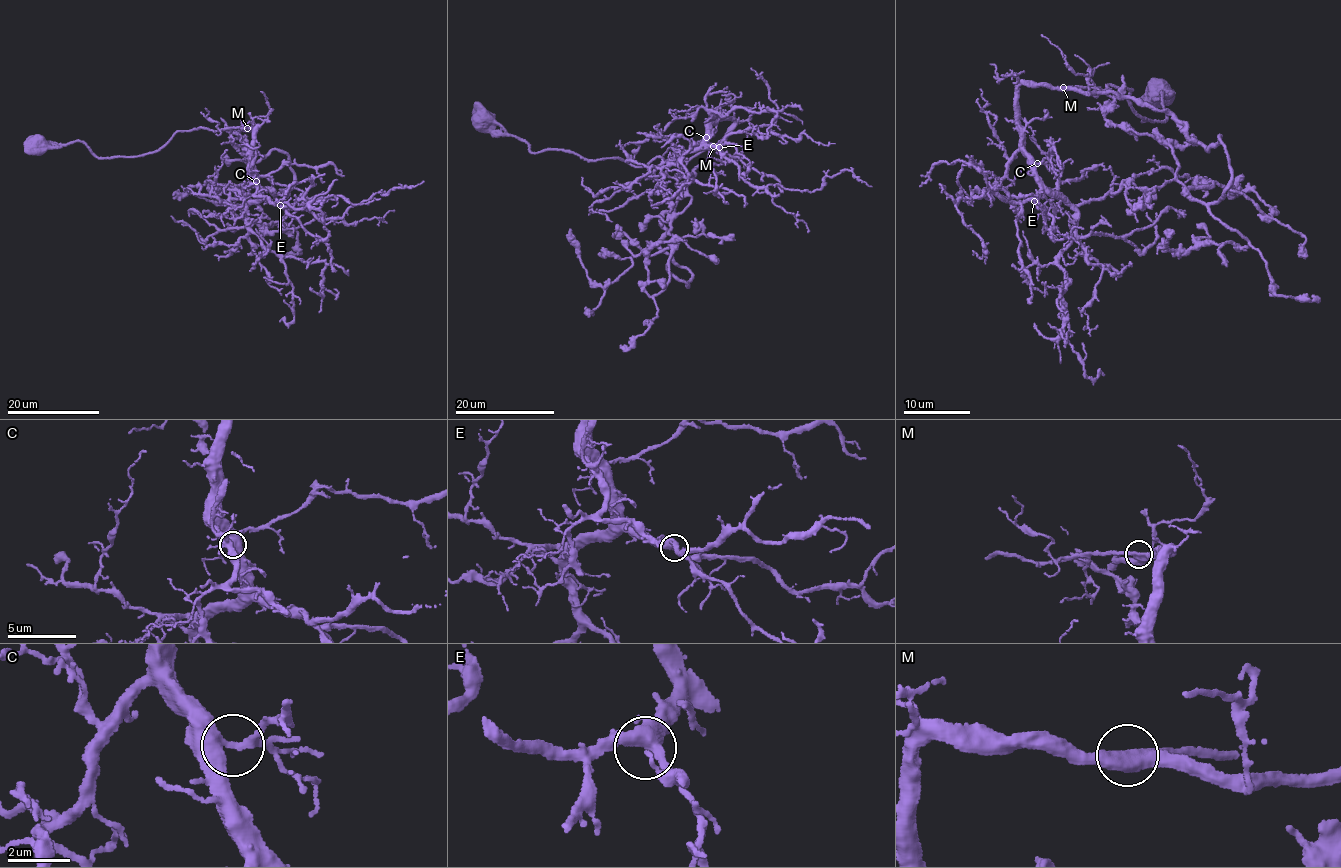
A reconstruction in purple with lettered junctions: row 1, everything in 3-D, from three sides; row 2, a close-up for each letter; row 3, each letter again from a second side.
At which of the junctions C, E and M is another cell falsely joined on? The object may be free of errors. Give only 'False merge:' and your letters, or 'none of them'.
False merge: none of them

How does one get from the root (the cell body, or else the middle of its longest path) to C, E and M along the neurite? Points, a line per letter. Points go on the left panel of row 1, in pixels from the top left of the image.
C: (36, 145), (81, 141), (98, 157), (130, 157), (157, 152), (179, 130), (256, 127), (251, 158), (256, 181)
E: (36, 145), (81, 141), (98, 157), (130, 157), (179, 130), (258, 127), (251, 173), (280, 205)
M: (36, 145), (81, 141), (98, 157), (130, 157), (157, 152), (179, 130), (247, 128)

